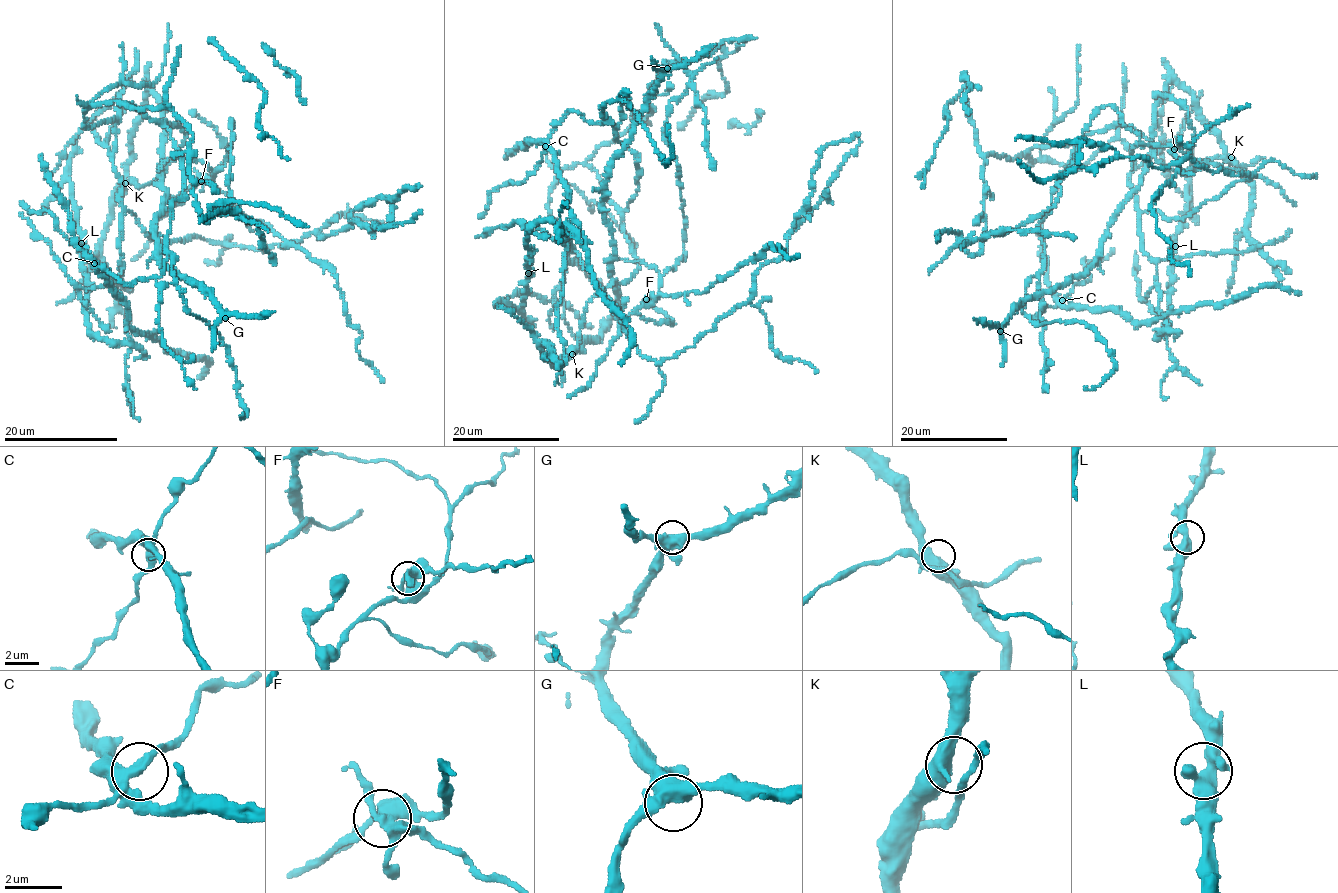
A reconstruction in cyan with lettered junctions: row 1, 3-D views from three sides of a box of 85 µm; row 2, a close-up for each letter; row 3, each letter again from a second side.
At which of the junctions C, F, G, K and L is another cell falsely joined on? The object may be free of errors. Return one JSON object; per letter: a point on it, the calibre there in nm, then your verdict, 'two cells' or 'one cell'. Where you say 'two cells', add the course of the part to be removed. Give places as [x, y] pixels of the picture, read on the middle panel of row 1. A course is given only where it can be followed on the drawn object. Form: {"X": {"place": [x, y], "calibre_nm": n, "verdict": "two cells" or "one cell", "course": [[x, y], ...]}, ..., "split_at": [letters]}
{"C": {"place": [545, 146], "calibre_nm": 400, "verdict": "one cell"}, "F": {"place": [646, 299], "calibre_nm": 400, "verdict": "two cells", "course": [[646, 299], [709, 289], [770, 248], [770, 243], [791, 259], [795, 254]]}, "G": {"place": [667, 68], "calibre_nm": 480, "verdict": "one cell"}, "K": {"place": [572, 354], "calibre_nm": 440, "verdict": "one cell"}, "L": {"place": [528, 273], "calibre_nm": 400, "verdict": "one cell"}, "split_at": ["F"]}

